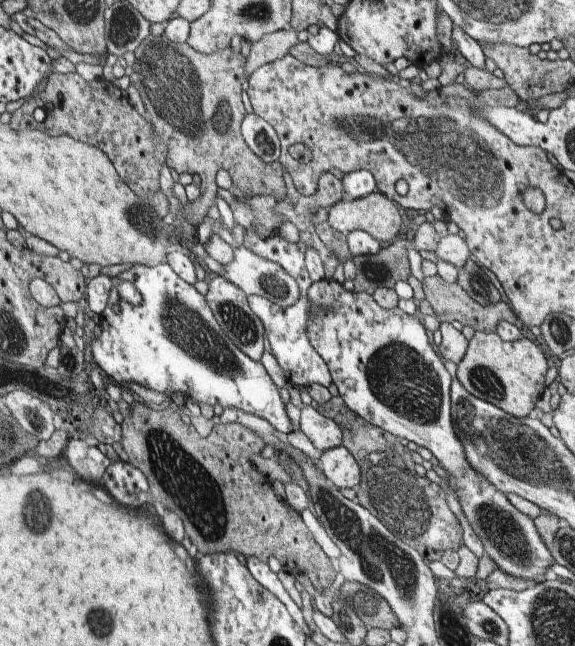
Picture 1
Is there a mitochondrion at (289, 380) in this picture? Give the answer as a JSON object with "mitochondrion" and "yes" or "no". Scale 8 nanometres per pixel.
{"mitochondrion":"no"}

